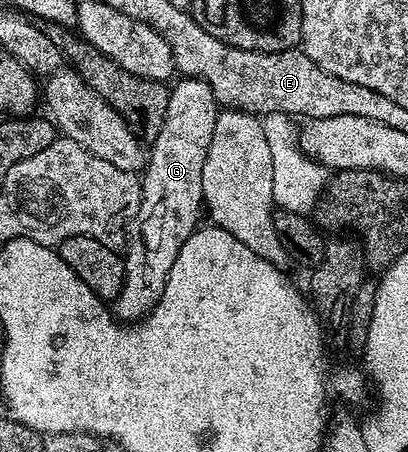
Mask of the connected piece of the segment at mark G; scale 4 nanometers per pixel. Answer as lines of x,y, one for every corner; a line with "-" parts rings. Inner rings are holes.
180,76
170,86
170,91
165,123
158,135
150,142
147,168
141,173
143,198
135,220
130,226
129,240
123,257
125,283
113,302
114,316
123,323
134,323
153,311
153,307
165,291
169,271
173,271
173,262
177,260
177,251
181,251
185,239
189,239
189,235
195,232
200,224
199,213
201,217
201,210
204,208
201,167
205,167
209,143
213,143
213,127
217,127
221,106
213,95
213,87
209,87
209,83
196,77

